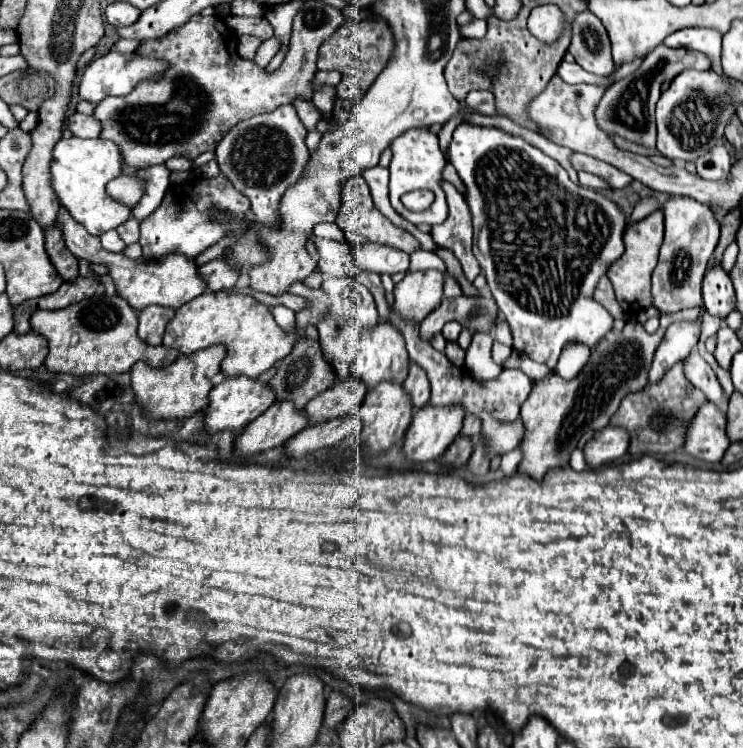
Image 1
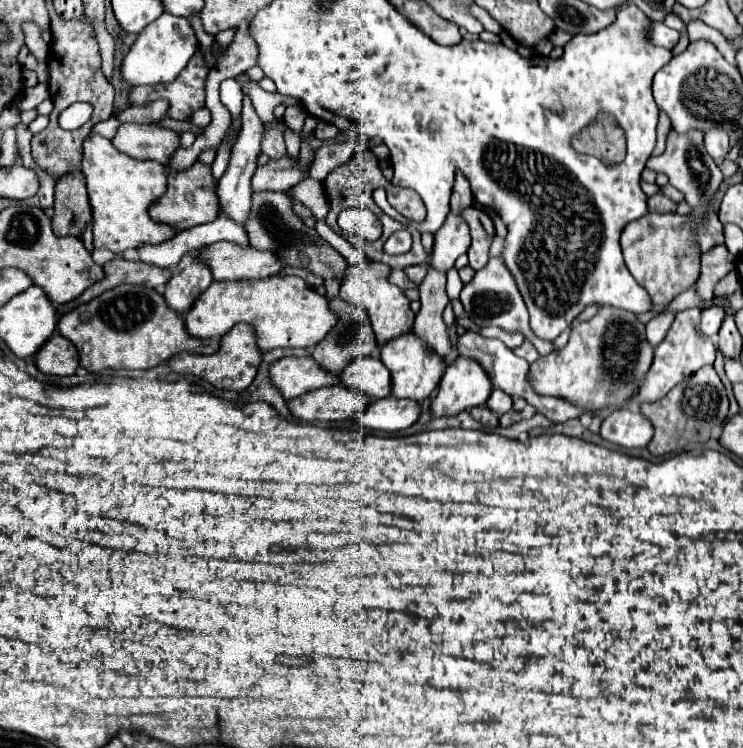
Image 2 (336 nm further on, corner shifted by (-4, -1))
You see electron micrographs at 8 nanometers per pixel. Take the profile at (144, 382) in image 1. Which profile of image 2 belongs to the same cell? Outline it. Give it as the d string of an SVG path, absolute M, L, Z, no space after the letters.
M241 323L235 325L231 331L227 331L221 339L221 347L213 355L189 355L189 353L179 353L171 357L169 361L171 371L181 373L181 375L195 375L207 383L211 383L217 389L233 389L233 391L243 391L251 385L255 379L257 367L261 363L261 351L255 345L255 335L249 325Z

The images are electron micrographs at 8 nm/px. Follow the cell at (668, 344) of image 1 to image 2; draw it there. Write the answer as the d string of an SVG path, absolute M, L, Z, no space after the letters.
M721 307L703 309L701 311L701 333L705 337L713 337L719 331L719 327L721 327L723 317L725 317L725 311Z

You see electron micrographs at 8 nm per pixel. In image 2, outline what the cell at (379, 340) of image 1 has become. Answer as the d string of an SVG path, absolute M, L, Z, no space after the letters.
M365 263L365 265L349 267L349 271L341 283L341 293L339 293L341 299L345 299L357 307L363 307L369 313L379 347L383 347L387 341L391 341L399 335L409 333L413 329L413 319L415 319L415 313L411 311L409 299L405 297L405 293L397 285L391 285L387 281L389 271L391 271L391 267L387 267L383 263Z

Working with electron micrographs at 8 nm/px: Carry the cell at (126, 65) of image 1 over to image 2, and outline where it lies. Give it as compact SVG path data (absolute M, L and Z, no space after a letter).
M163 13L153 25L147 25L139 33L137 41L133 43L133 47L129 49L129 53L125 55L125 59L121 63L121 77L131 87L171 83L185 69L185 65L193 57L197 45L199 45L197 37L187 19L175 17L171 13Z

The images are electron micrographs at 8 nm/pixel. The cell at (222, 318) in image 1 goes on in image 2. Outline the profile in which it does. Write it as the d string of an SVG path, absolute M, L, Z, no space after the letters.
M279 275L245 283L213 281L185 315L185 329L197 339L223 337L237 323L253 327L257 347L265 353L277 347L313 347L331 331L337 317L329 311L327 299L307 287L303 279Z

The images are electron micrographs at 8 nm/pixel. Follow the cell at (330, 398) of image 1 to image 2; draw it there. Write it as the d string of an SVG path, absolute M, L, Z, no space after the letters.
M371 355L355 359L351 365L343 369L339 379L345 387L353 387L365 393L371 401L387 397L391 387L389 369L377 357L371 357Z

